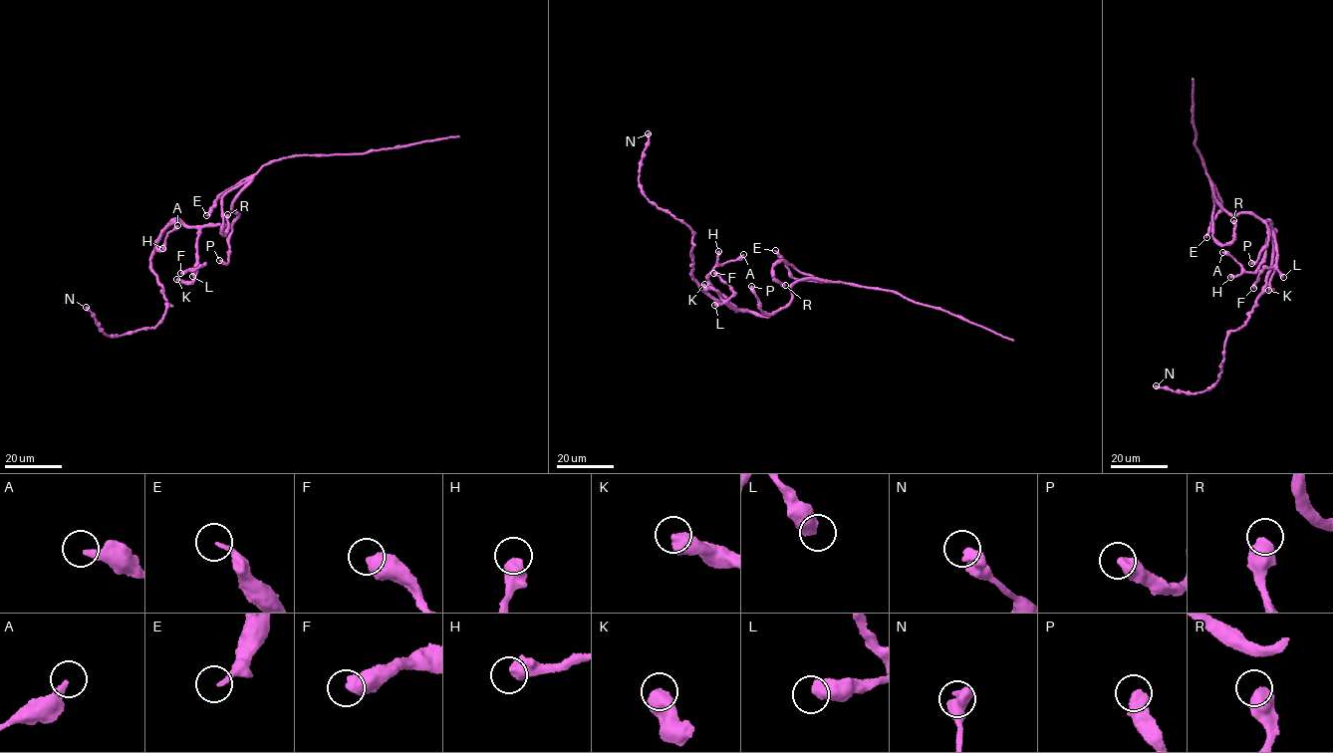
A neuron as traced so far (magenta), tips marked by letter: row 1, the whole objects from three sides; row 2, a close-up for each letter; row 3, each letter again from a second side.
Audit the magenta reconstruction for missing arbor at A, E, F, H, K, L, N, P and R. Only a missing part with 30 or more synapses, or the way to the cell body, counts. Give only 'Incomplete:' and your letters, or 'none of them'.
Incomplete: none of them

